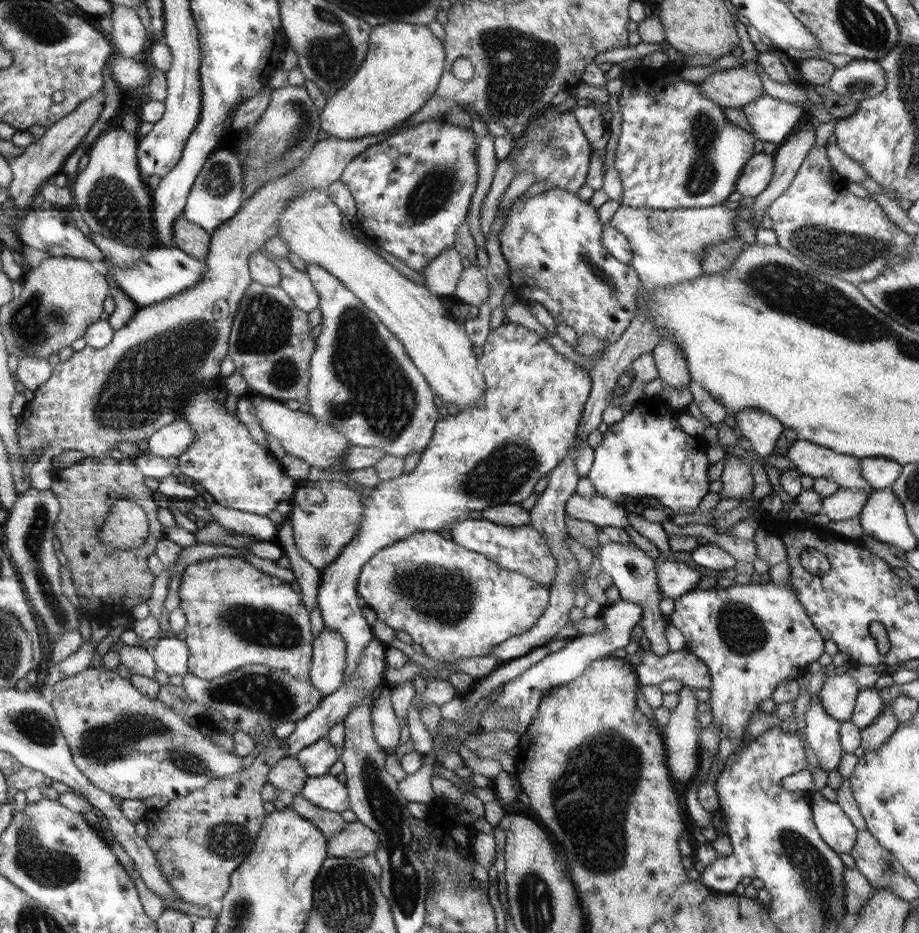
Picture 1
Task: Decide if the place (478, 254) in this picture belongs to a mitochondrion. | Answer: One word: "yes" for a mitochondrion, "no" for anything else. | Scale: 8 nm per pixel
no

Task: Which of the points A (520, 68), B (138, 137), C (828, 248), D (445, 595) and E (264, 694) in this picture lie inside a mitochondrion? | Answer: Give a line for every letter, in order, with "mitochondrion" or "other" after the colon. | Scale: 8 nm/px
A: mitochondrion
B: other
C: mitochondrion
D: mitochondrion
E: mitochondrion

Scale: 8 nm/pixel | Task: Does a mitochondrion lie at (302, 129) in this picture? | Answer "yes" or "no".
yes

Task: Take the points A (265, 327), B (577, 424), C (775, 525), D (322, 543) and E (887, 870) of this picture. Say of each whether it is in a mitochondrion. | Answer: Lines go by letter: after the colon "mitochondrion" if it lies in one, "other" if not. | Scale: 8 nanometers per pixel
A: mitochondrion
B: other
C: other
D: mitochondrion
E: mitochondrion

